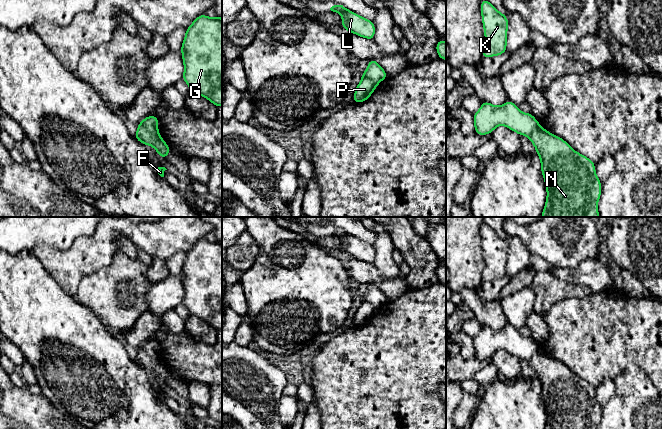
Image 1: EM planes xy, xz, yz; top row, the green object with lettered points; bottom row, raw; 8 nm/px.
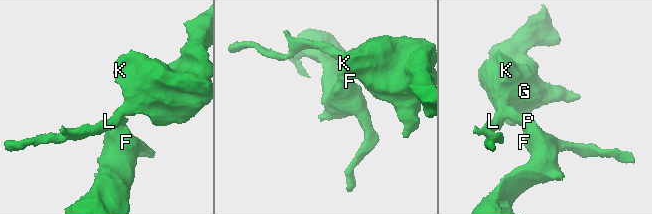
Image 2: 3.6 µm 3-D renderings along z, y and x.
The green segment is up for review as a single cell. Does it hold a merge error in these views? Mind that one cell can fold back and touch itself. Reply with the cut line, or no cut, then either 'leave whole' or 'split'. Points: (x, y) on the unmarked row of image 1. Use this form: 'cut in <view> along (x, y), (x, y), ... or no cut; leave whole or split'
cut in xy along (138, 348), (158, 358); split

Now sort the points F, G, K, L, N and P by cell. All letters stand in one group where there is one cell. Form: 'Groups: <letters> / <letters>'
Groups: F N P / G K L

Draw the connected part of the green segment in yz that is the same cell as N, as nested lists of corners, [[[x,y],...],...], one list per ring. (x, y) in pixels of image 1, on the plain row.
[[[541,349],[533,354],[529,363],[541,384],[541,396],[547,413],[545,429],[597,429],[601,421],[601,404],[596,399],[593,385]]]

